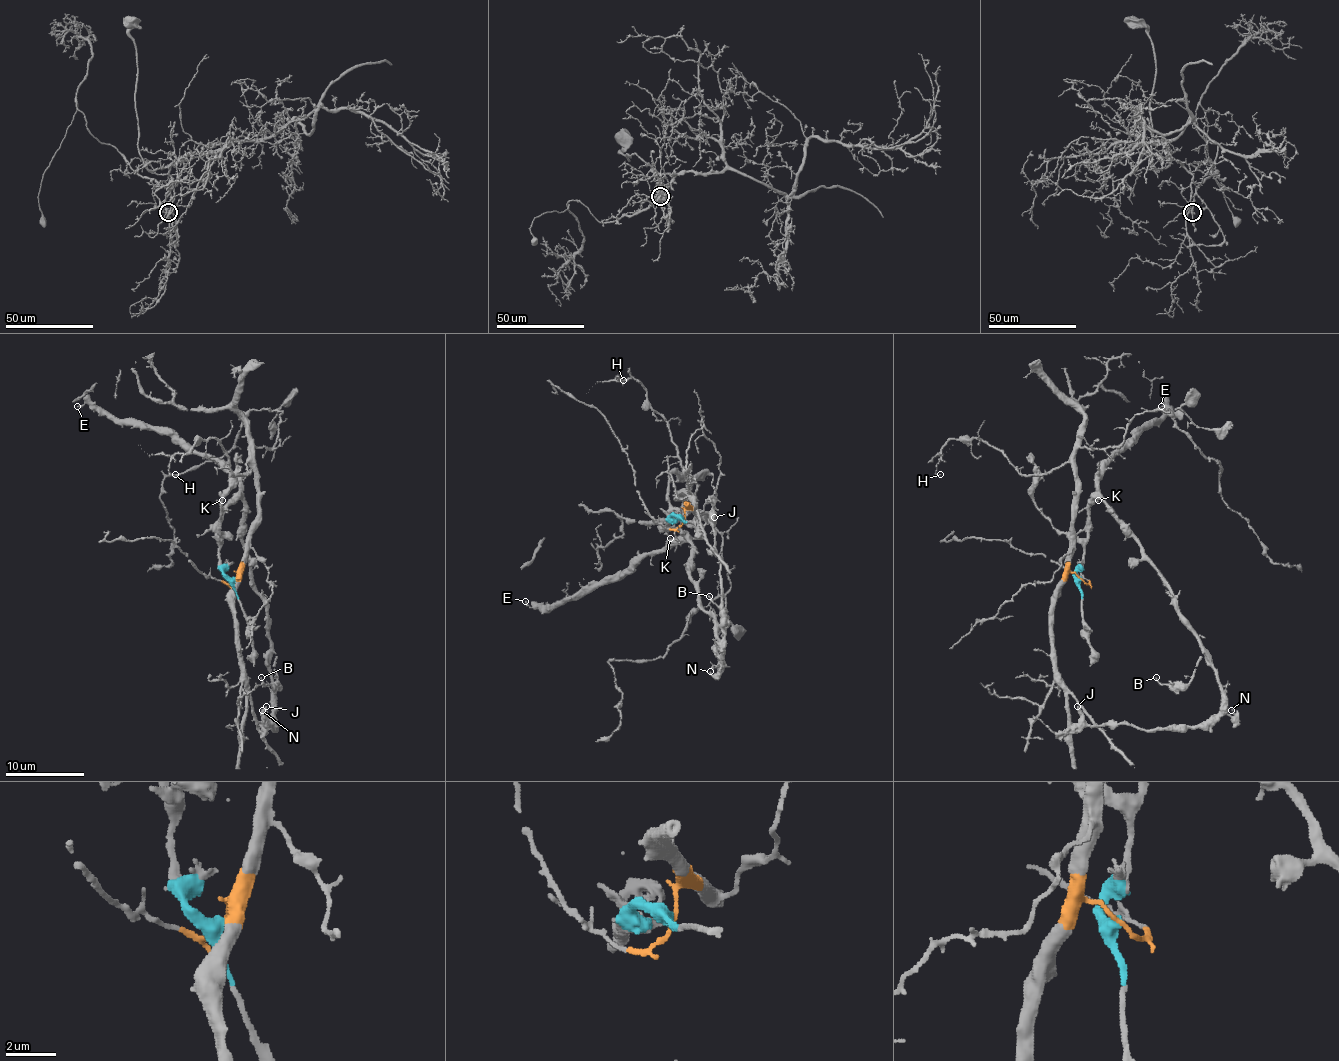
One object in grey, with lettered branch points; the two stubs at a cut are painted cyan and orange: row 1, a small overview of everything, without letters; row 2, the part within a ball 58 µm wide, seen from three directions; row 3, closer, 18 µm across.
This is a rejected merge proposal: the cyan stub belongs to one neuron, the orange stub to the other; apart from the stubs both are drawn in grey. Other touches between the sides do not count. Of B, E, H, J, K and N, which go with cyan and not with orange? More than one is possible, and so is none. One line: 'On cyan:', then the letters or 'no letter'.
On cyan: B, E, J, K, N

